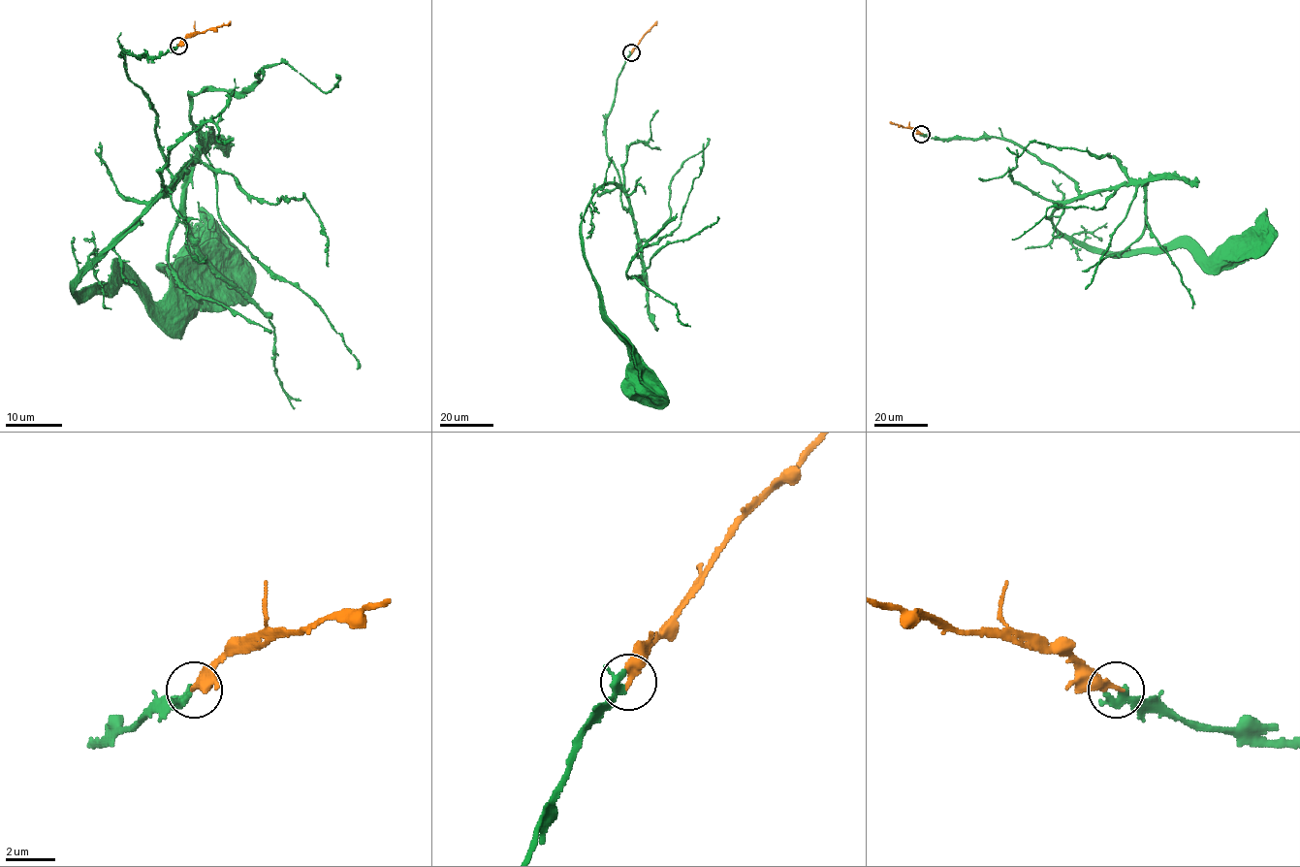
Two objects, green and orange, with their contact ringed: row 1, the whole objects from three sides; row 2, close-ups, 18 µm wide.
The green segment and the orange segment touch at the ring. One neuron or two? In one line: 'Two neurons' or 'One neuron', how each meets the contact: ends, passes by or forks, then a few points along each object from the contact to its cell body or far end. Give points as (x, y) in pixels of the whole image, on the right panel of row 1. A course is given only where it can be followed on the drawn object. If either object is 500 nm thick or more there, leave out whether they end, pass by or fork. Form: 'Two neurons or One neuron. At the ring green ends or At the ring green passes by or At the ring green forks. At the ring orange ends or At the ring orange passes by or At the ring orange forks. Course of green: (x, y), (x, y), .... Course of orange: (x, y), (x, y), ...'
One neuron. At the ring green passes by. At the ring orange ends. Course of green: (921, 133), (1003, 138), (1053, 164), (1078, 193), (1052, 224), (1098, 251), (1192, 246), (1210, 257), (1259, 239). Course of orange: (921, 133), (890, 122)

